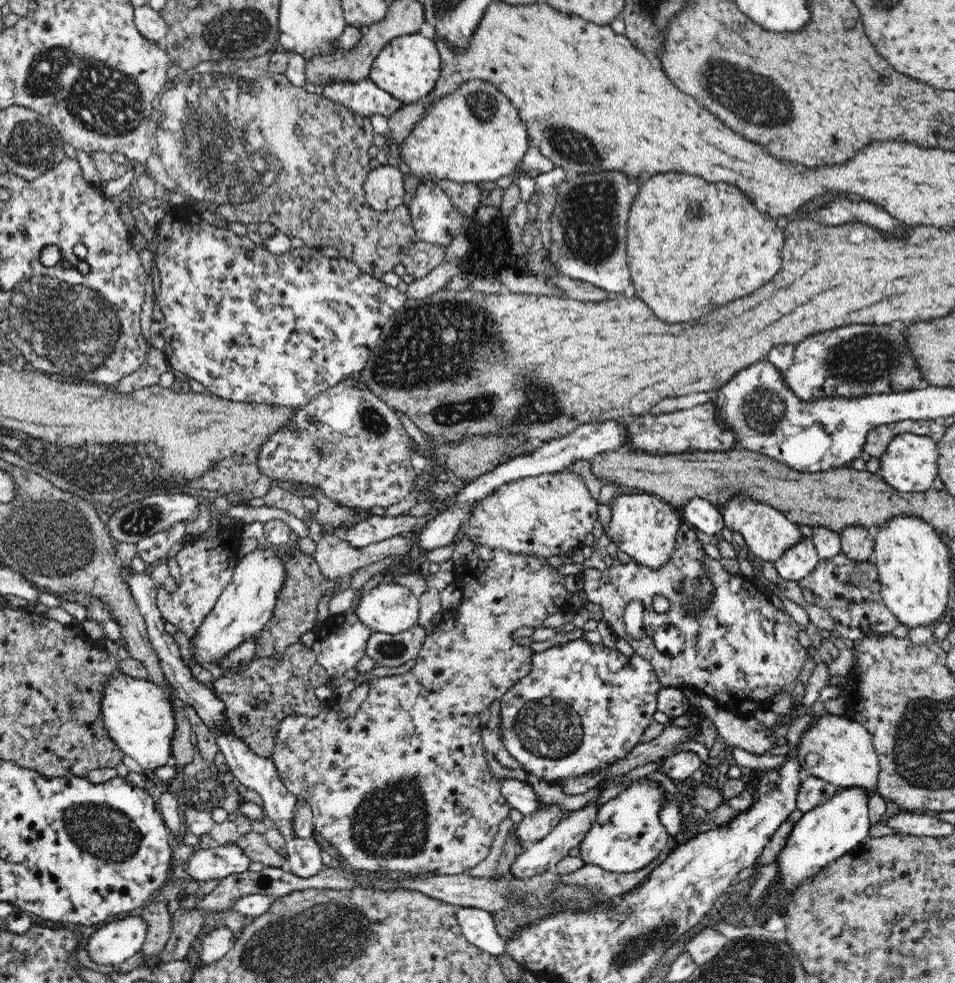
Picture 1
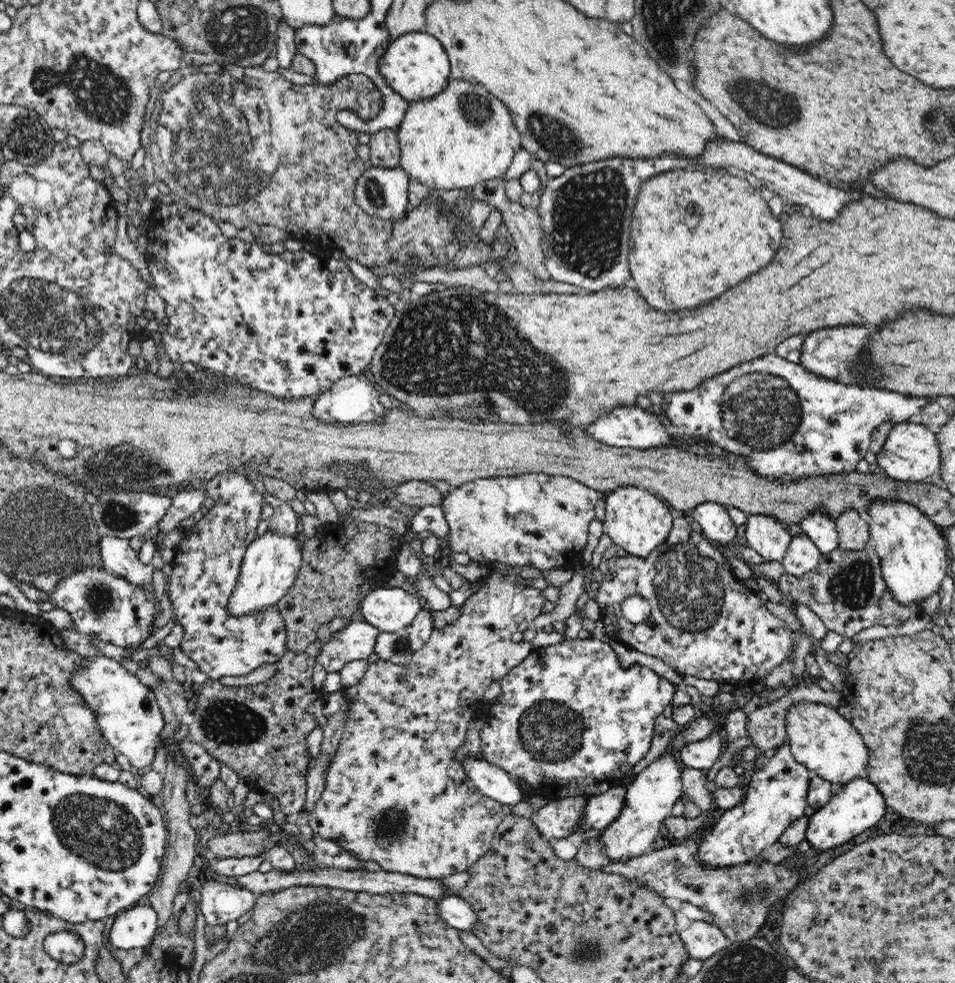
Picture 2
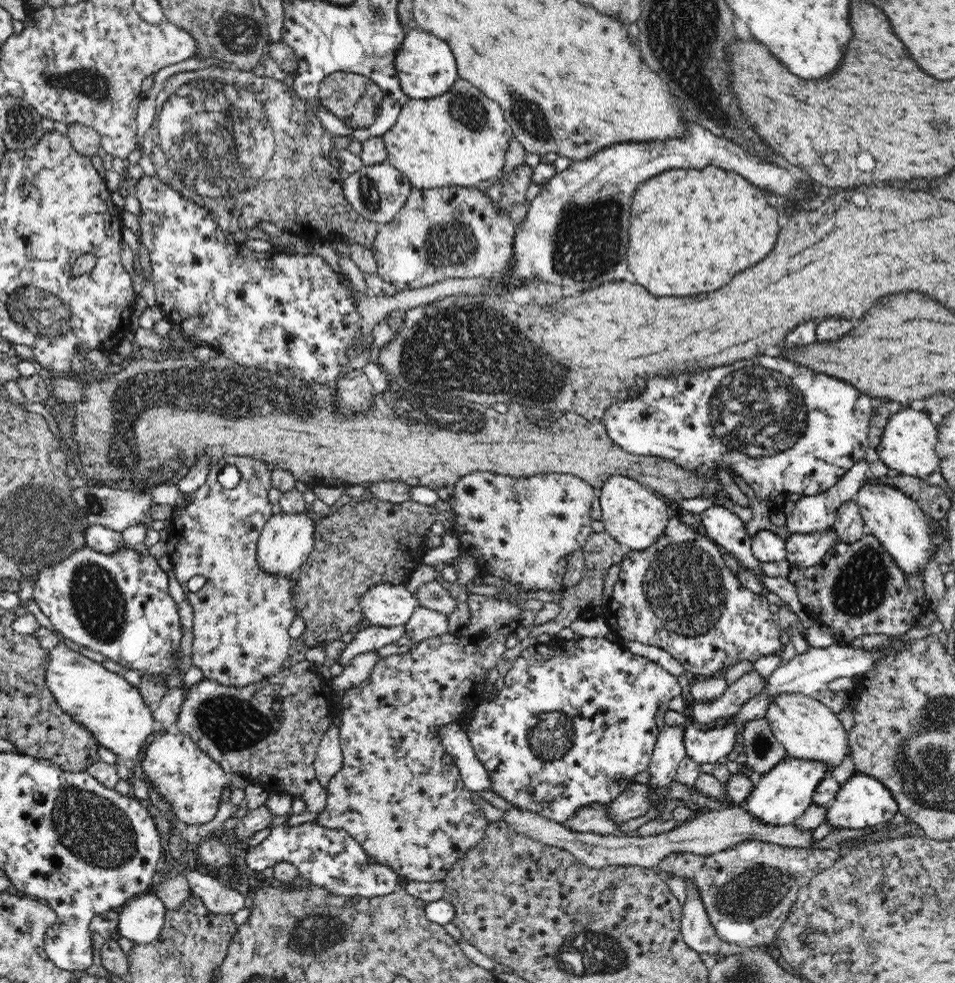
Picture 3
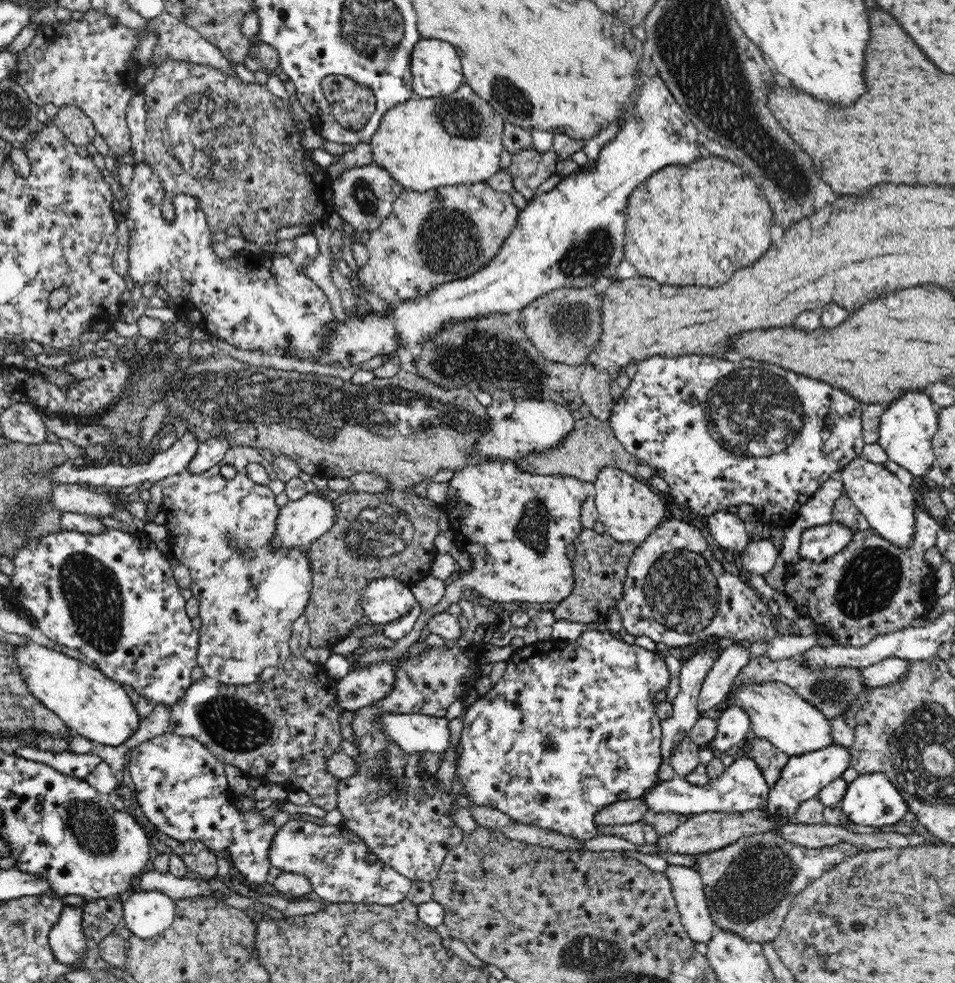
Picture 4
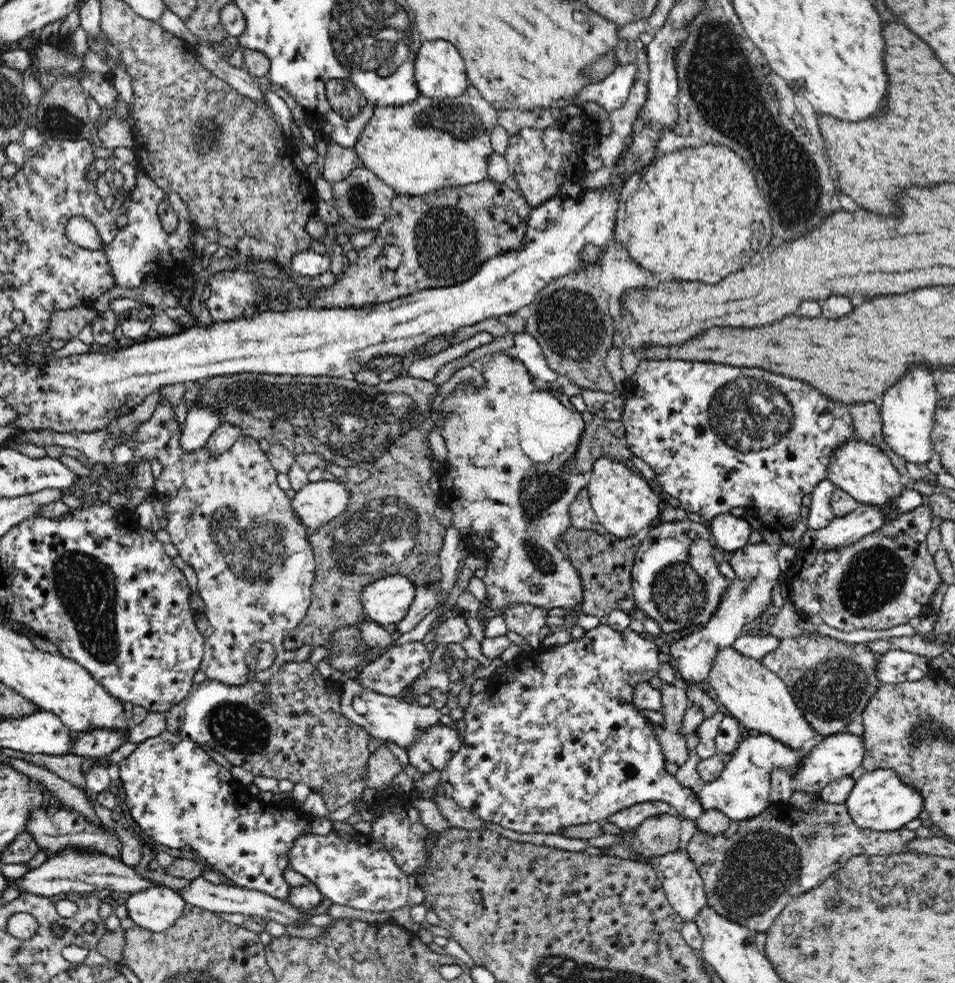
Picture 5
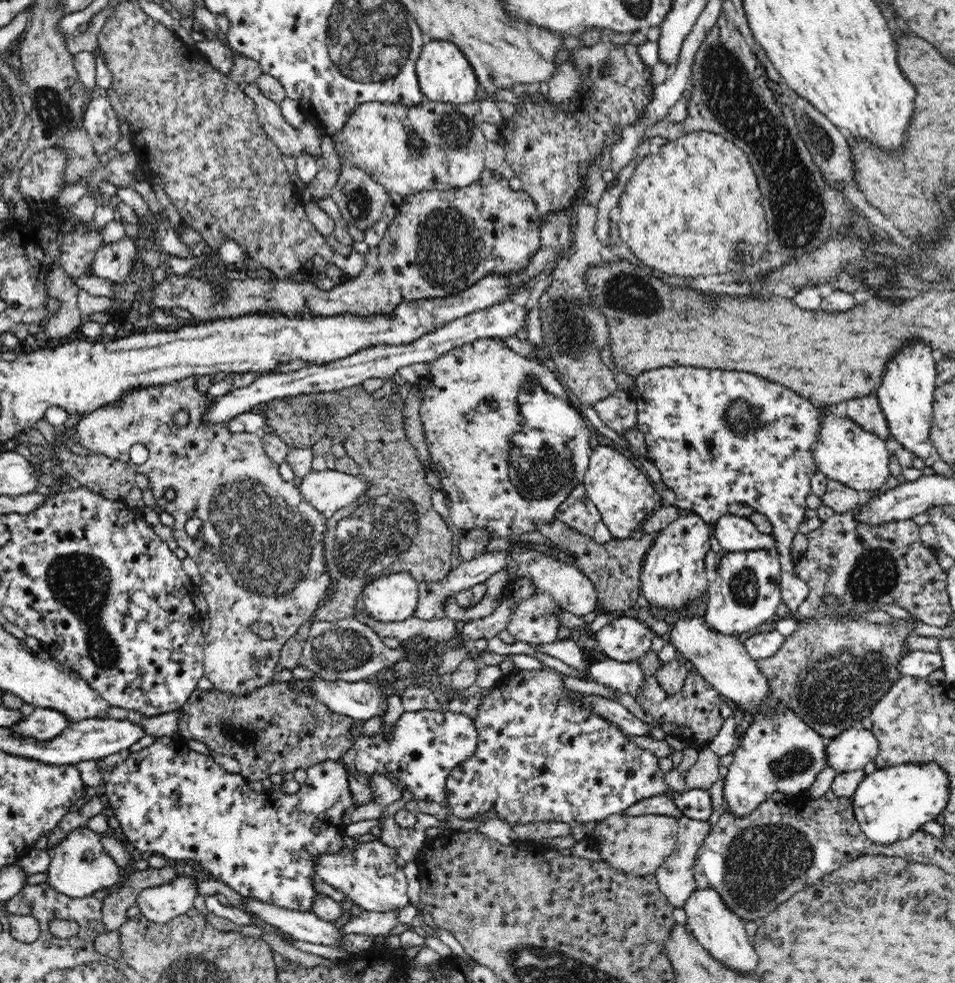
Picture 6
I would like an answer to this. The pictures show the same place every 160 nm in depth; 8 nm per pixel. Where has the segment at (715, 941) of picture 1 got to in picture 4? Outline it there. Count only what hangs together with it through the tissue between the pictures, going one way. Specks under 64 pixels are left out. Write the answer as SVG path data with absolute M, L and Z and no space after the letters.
M669 865L665 875L672 885L672 892L675 896L684 930L695 943L703 942L707 946L716 934L717 926L712 920L711 912L705 899L701 876L691 868L674 865Z

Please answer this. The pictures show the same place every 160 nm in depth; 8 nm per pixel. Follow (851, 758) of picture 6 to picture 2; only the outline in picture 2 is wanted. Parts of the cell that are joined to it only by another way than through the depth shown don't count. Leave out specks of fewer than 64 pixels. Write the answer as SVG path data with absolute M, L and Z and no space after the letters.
M784 742L782 746L778 746L772 757L760 764L761 770L751 776L747 787L743 787L745 788L744 800L738 806L716 814L712 830L697 841L696 861L700 865L710 869L725 869L746 864L760 856L765 848L778 842L786 827L804 814L804 808L808 806L806 794L808 794L810 772L803 764L796 762L789 743Z

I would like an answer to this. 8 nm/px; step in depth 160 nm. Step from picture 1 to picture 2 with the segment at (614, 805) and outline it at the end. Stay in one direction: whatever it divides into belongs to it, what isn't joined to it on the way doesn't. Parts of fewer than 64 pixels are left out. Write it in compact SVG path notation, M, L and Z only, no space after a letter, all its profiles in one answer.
M665 752L624 786L626 796L618 818L614 818L598 836L602 853L610 857L610 862L626 862L653 850L662 823L671 815L674 802L683 794L680 764L671 752Z

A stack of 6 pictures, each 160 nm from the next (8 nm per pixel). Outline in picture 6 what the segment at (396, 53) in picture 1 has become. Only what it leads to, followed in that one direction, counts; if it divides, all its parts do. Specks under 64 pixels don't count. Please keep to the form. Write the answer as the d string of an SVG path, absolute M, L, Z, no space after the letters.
M426 39L416 62L416 75L423 97L431 102L467 104L476 100L479 83L472 66L453 43Z

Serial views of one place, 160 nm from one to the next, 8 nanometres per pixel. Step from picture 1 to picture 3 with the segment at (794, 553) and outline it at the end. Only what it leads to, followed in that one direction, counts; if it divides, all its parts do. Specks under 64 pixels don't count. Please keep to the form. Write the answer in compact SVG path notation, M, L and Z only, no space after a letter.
M834 529L821 533L794 533L786 540L786 560L791 567L817 566L835 544L838 544Z

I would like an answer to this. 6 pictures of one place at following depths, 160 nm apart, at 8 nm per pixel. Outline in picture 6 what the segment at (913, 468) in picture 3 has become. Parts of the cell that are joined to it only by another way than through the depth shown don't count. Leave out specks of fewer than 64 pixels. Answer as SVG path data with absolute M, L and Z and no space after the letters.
M920 342L914 346L908 346L900 350L886 364L885 372L882 384L874 394L886 417L889 435L892 435L900 446L924 460L932 454L935 447L930 438L930 429L932 428L934 393L938 382L932 350L928 346L922 346Z

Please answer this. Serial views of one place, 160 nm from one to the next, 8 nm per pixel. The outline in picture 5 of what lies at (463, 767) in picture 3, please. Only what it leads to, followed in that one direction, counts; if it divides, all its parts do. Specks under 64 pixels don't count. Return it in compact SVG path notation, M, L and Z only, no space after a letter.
M340 680L338 682L341 682L342 686L340 699L342 714L348 720L354 721L354 723L366 730L373 740L380 739L386 743L397 744L407 754L409 748L419 739L422 733L440 723L442 713L430 705L422 706L406 703L396 697L375 694L370 690L363 690L361 685L354 680Z

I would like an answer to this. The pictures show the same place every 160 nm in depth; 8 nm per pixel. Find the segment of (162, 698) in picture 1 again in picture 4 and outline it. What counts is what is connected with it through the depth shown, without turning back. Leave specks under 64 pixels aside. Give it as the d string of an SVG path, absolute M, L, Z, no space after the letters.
M38 643L15 650L17 666L30 687L30 693L55 712L76 735L106 746L122 746L140 726L142 717L126 690L99 668Z

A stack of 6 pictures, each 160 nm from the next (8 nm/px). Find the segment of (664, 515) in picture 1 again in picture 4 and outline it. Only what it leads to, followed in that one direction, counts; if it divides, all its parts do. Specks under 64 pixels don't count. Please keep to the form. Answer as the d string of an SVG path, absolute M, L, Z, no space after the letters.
M604 467L598 473L595 486L595 503L599 512L599 521L605 526L614 541L620 543L644 544L648 535L662 524L664 518L664 502L660 494L648 483L639 481L631 474L614 467Z

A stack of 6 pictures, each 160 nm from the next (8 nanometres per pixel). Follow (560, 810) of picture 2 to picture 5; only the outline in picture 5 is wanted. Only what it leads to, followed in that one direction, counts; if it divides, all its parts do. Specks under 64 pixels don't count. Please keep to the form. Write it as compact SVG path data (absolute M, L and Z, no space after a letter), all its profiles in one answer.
M652 801L638 803L619 810L605 820L620 827L620 829L624 829L624 831L633 831L638 829L640 824L647 818L657 817L662 814L679 816L677 810L671 804L662 801Z

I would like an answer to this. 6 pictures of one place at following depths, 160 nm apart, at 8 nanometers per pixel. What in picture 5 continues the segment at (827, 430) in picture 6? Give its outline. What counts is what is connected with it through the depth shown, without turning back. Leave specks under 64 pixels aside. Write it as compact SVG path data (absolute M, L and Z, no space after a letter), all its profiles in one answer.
M859 439L845 442L834 451L828 471L828 479L835 484L836 488L848 493L858 501L858 504L878 507L884 513L884 524L891 523L900 516L895 502L898 497L901 497L905 485L900 480L898 470L890 463L888 455L882 453L877 446Z

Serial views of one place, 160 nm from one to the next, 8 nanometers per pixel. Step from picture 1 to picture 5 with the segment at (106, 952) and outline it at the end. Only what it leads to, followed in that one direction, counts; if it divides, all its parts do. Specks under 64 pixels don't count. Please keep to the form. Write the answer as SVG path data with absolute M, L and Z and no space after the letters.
M154 886L127 898L127 916L135 925L152 932L165 932L180 918L185 902L170 887Z

